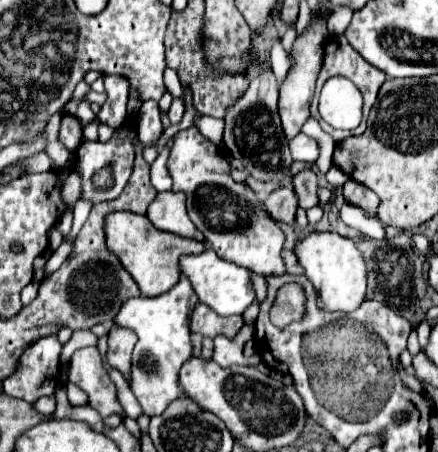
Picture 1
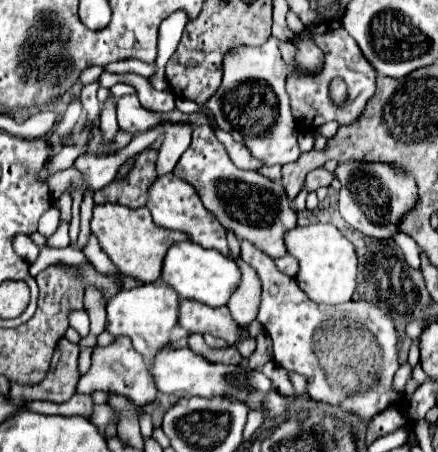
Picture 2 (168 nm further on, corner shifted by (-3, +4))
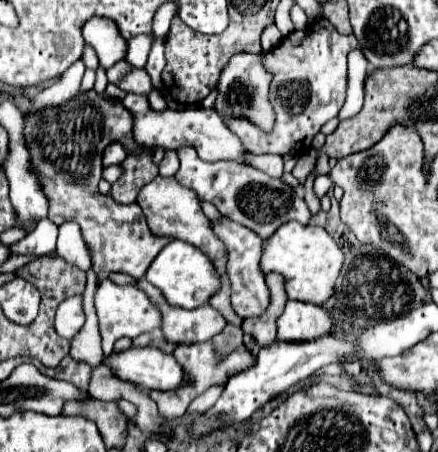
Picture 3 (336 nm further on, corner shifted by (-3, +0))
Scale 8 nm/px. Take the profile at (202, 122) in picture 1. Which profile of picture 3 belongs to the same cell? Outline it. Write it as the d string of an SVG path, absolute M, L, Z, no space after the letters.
M263 154L263 156L247 156L249 164L273 178L281 178L283 176L283 158L275 156L275 154Z

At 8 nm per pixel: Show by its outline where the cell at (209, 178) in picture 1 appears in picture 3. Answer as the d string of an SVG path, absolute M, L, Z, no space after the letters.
M187 146L179 148L177 156L179 156L180 167L175 178L181 186L195 190L199 198L215 204L223 216L251 228L263 240L267 240L281 224L289 220L299 220L301 224L309 224L311 212L305 200L297 196L297 192L283 180L271 178L259 172L257 168L241 166L237 162L215 162L215 164L203 162L199 160L195 148L187 148Z

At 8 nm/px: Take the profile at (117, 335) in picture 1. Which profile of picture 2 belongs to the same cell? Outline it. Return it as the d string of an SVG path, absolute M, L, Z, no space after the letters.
M117 336L109 346L97 346L91 354L91 368L89 372L79 380L77 384L77 394L89 394L93 390L103 390L103 392L115 392L115 394L125 394L131 398L137 406L145 406L153 402L155 398L155 382L151 380L149 366L145 360L135 352L131 340L127 336Z

